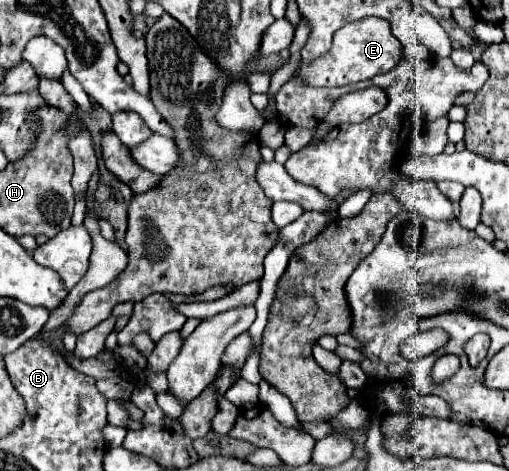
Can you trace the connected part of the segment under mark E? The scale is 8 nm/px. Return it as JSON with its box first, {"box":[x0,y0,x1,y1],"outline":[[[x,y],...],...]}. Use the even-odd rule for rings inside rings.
{"box":[298,17,404,87],"outline":[[[366,17],[338,29],[338,33],[334,35],[330,53],[310,65],[300,65],[298,71],[302,73],[306,83],[314,87],[322,87],[322,85],[334,87],[334,85],[356,83],[356,81],[364,81],[364,79],[372,79],[376,75],[388,73],[398,65],[400,59],[404,59],[404,47],[390,33],[390,23],[386,19]]]}

